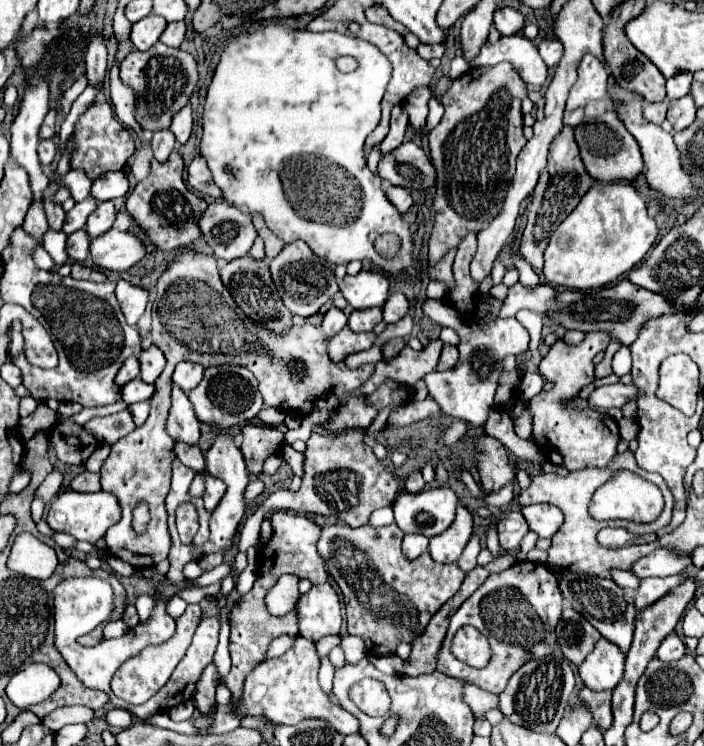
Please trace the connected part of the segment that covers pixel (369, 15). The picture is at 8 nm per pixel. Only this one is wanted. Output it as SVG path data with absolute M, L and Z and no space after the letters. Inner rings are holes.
M382 5L370 7L365 11L367 20L372 23L384 25L390 29L397 31L399 34L407 34L407 28L401 23L395 21L388 13L387 9Z

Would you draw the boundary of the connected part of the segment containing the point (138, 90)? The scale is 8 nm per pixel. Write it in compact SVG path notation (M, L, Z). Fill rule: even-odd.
M155 44L145 52L131 52L121 62L121 82L135 92L135 118L141 128L157 132L169 128L173 116L179 108L189 104L189 98L197 84L197 64L189 52L179 48L169 48L165 44Z

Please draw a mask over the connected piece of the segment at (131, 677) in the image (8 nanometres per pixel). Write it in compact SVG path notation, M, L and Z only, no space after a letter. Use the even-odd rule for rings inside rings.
M187 606L183 616L177 618L177 632L167 644L152 645L143 649L138 655L133 656L115 672L111 688L115 696L123 698L129 704L143 704L147 702L159 688L162 688L170 678L177 662L183 658L185 648L189 648L189 642L201 622L201 608L199 606Z

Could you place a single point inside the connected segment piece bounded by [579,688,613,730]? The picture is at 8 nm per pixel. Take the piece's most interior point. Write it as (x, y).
(600, 702)

